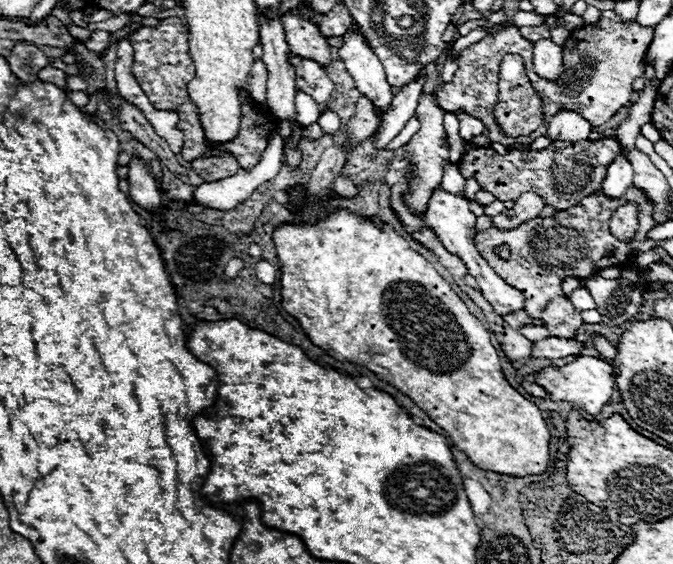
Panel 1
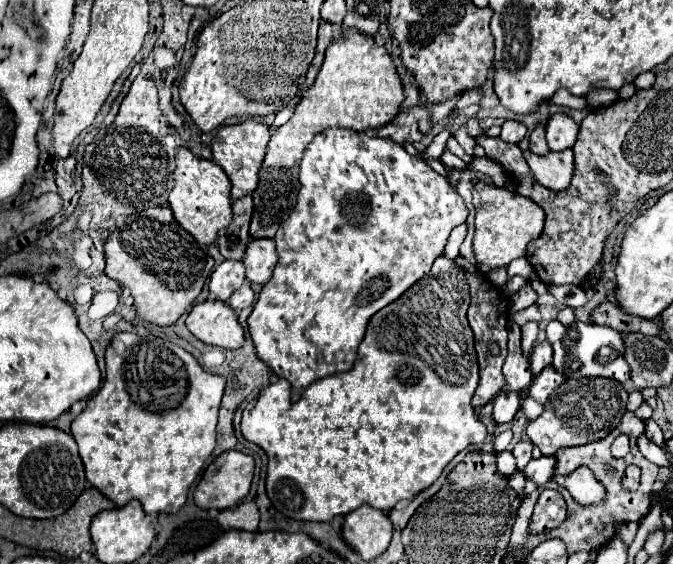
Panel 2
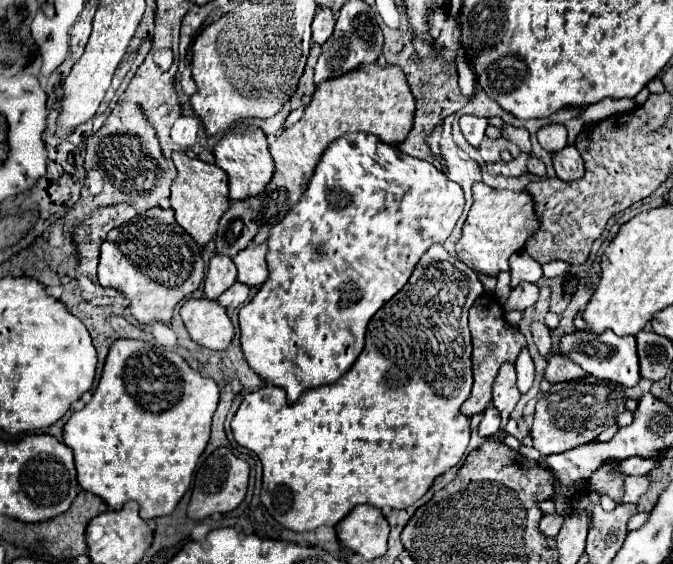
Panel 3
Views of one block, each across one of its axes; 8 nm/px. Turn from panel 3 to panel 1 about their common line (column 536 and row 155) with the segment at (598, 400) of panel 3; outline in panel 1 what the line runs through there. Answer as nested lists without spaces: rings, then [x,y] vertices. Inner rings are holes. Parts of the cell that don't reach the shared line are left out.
[[[422,94],[418,98],[416,116],[420,120],[420,130],[404,146],[404,158],[410,162],[410,180],[408,180],[408,190],[404,192],[402,198],[412,214],[424,216],[432,192],[442,182],[444,164],[450,164],[450,142],[448,142],[448,134],[444,128],[444,112],[442,112],[442,108],[436,106],[436,102],[430,94]]]

